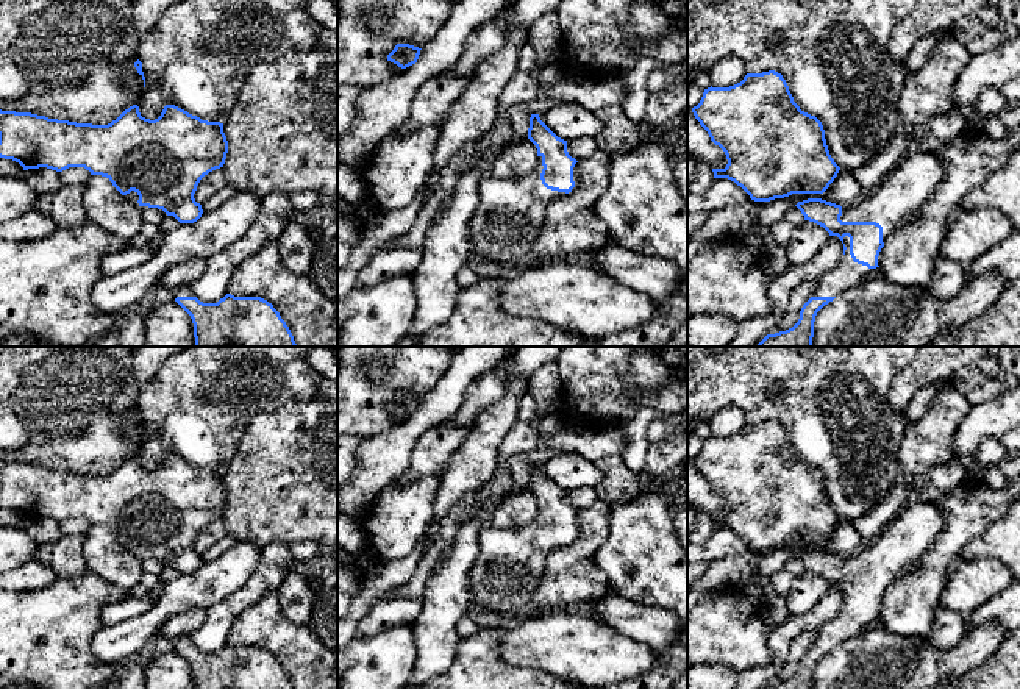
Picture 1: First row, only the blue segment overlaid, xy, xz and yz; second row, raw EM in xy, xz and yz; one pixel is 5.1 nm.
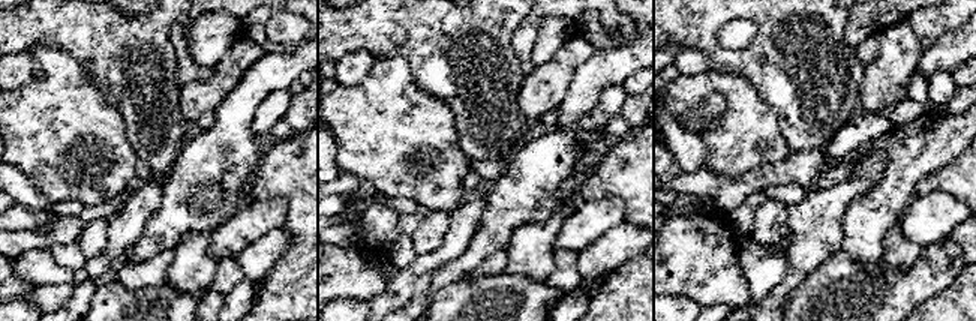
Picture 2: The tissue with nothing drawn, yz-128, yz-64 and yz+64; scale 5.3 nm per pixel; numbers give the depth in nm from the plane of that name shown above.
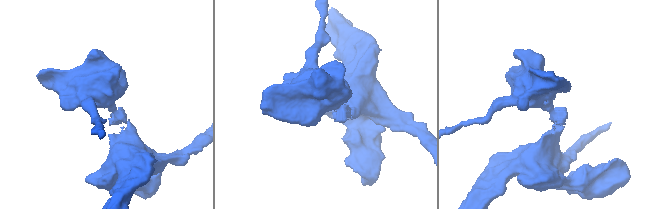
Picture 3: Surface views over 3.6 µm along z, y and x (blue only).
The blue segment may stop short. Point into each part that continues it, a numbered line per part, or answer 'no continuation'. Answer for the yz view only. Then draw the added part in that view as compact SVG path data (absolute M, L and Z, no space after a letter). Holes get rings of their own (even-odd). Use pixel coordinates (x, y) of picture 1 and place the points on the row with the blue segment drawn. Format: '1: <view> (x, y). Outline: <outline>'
1: yz (906, 188). Outline: M933 152L908 153L873 192L842 208L840 220L879 223L886 244L893 231L920 216L943 177L945 164Z

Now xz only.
1: xz (510, 214). Outline: M537 156L536 167L523 178L483 178L478 184L480 203L469 225L469 241L472 250L484 259L498 264L522 266L533 259L531 247L537 239L544 216L550 203L565 192L547 189L542 184L542 156Z

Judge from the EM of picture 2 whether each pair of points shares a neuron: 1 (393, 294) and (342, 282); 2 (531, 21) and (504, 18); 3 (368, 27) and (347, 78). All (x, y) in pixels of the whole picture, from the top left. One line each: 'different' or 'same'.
1: different
2: different
3: different

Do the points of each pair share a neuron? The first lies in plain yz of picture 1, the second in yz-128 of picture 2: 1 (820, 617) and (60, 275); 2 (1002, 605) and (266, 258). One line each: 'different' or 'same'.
1: different
2: same

